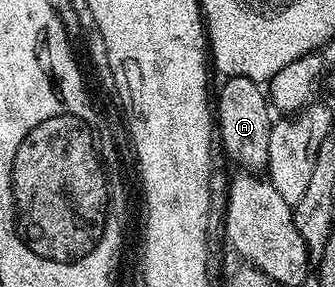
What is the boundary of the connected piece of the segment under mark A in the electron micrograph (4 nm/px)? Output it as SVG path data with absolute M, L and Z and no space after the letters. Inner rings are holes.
M230 77L223 82L220 98L214 101L214 121L218 126L218 141L224 144L228 157L244 171L264 171L268 167L270 131L274 124L270 101L261 82L245 77Z

